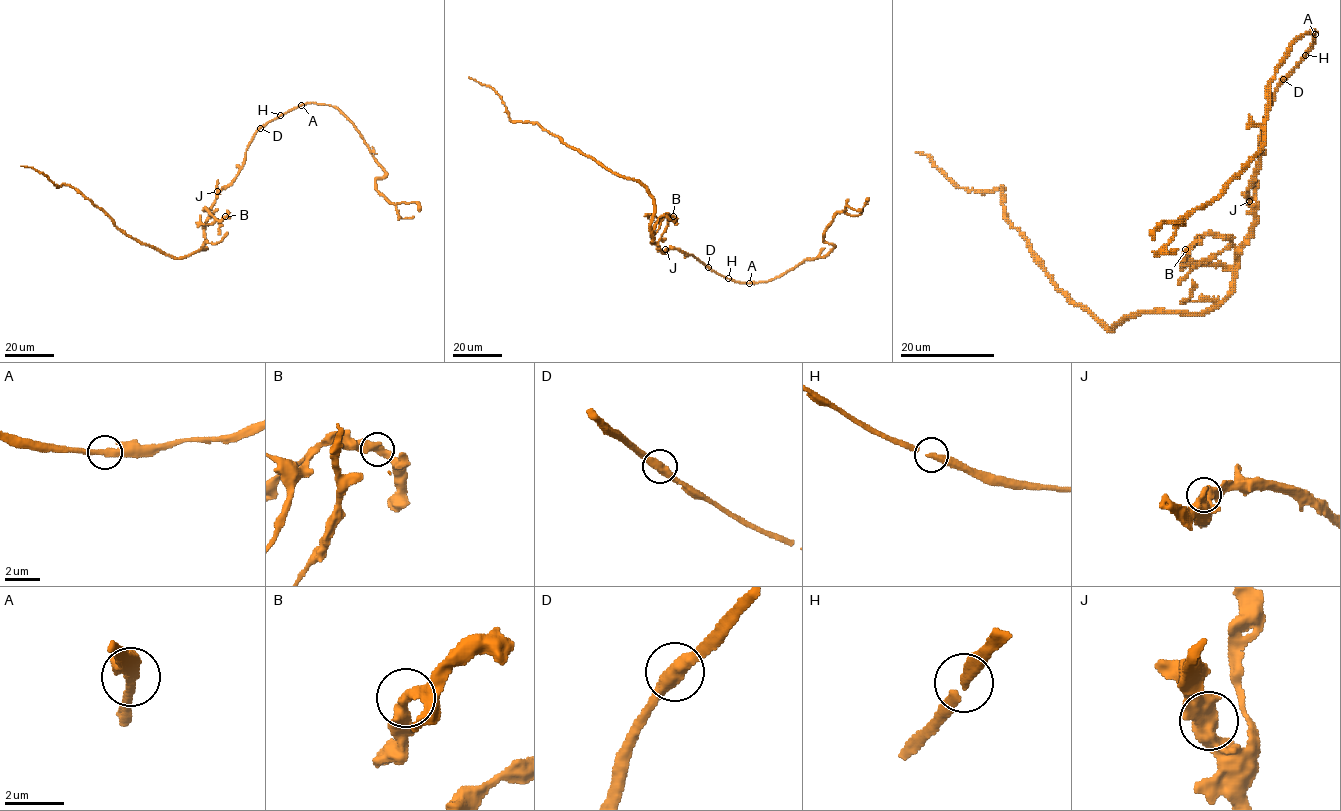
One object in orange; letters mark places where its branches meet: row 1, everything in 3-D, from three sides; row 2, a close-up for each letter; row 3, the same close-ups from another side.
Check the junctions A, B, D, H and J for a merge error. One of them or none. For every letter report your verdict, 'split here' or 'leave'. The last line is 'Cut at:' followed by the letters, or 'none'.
A: leave
B: leave
D: leave
H: leave
J: leave
Cut at: none

